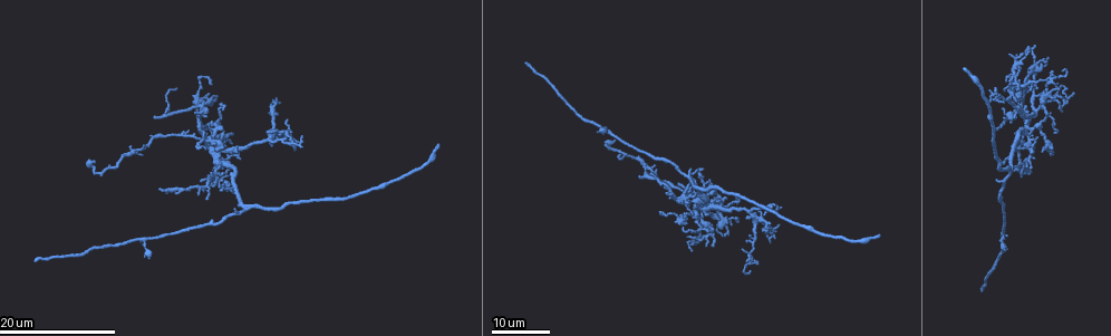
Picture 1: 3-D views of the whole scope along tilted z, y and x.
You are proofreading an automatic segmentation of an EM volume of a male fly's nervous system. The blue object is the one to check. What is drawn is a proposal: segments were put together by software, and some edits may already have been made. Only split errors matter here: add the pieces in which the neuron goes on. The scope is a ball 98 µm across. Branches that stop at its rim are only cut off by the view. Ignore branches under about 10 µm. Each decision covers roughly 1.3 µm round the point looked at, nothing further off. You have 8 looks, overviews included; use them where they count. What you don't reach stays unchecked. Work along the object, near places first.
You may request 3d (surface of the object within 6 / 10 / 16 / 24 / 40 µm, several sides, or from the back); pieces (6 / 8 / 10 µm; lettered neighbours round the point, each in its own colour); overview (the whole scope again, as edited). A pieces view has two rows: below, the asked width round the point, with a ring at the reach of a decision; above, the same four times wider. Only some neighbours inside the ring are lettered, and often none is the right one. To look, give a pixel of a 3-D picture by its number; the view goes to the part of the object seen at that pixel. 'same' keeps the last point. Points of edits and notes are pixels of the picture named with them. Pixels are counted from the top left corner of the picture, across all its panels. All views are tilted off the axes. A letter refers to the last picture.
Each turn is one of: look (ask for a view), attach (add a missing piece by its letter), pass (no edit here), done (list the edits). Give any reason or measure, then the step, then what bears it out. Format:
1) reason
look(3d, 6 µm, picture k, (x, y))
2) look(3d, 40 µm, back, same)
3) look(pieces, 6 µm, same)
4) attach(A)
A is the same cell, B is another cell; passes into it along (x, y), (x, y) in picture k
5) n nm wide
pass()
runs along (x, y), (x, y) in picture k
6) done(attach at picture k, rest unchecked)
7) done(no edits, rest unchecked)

branch stops here
look(3d, 16 µm, picture 1, (702, 169))

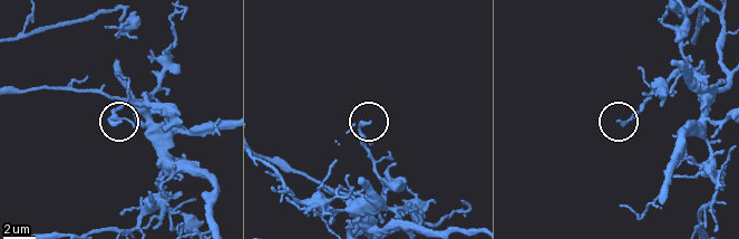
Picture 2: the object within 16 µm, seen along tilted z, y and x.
look(pieces, 8 µm, picture 2, (369, 121))

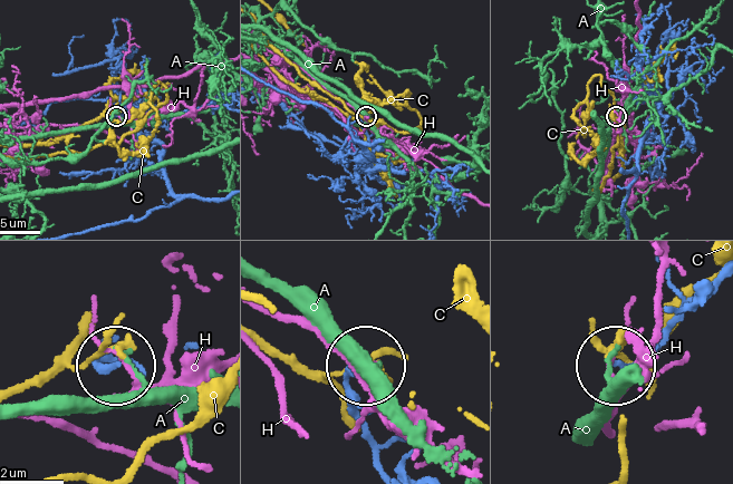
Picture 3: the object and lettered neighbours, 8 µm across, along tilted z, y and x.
pass()
A, C and H are other cells; none of them fits

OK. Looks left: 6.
free end
look(3d, 24 µm, picture 1, (155, 119))

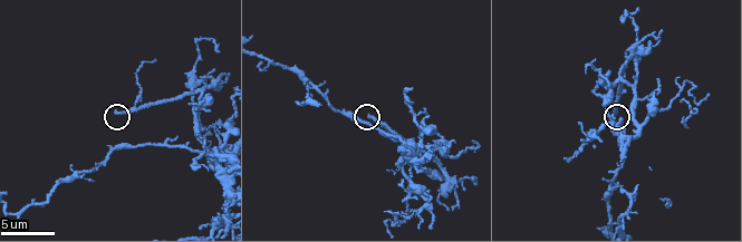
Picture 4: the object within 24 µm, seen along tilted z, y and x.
see the neighbours
look(pieces, 8 µm, picture 4, (617, 115))

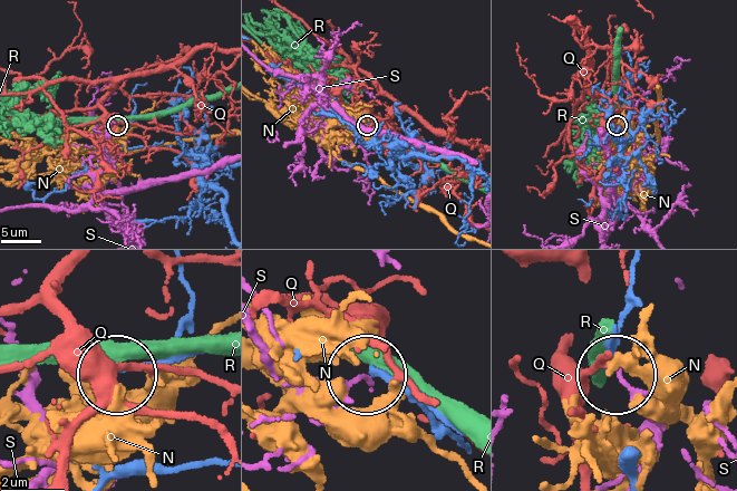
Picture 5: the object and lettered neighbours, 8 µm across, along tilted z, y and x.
190 nm wide
pass()
N, Q, R and S are other cells; none of them fits

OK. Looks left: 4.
an open end
look(3d, 16 µm, picture 1, (1003, 249))

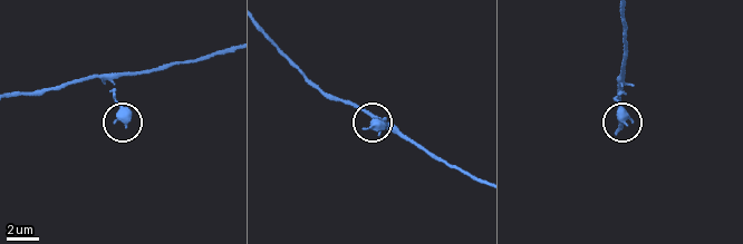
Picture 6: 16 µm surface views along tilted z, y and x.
look(pieces, 6 µm, picture 6, (125, 127))

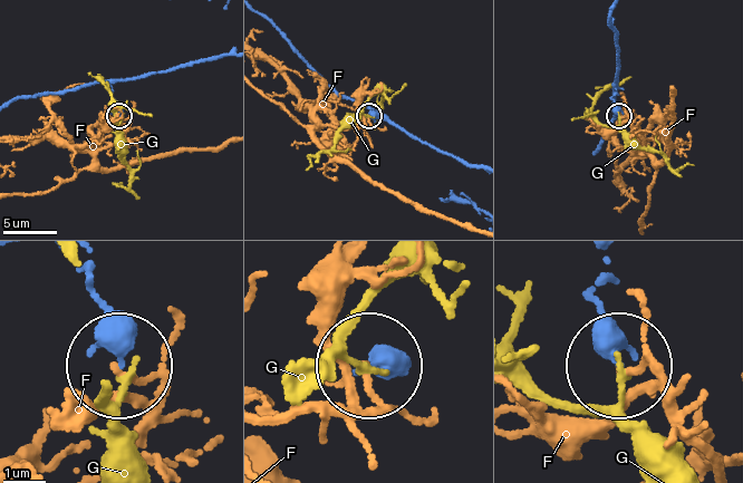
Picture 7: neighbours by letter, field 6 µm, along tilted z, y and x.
310 nm wide
pass()
F and G are other cells; no lettered piece goes on from it

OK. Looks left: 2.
branch stops here
look(3d, 6 µm, picture 4, (431, 128))

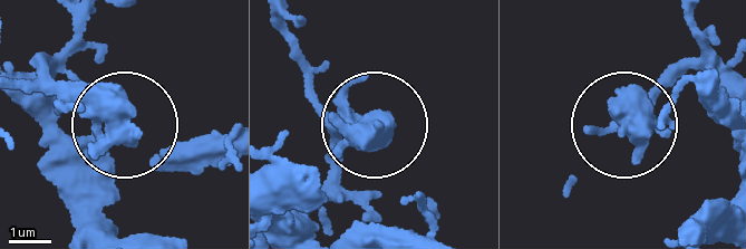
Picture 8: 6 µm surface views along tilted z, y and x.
what lies round it
look(pieces, 10 µm, picture 8, (624, 128))

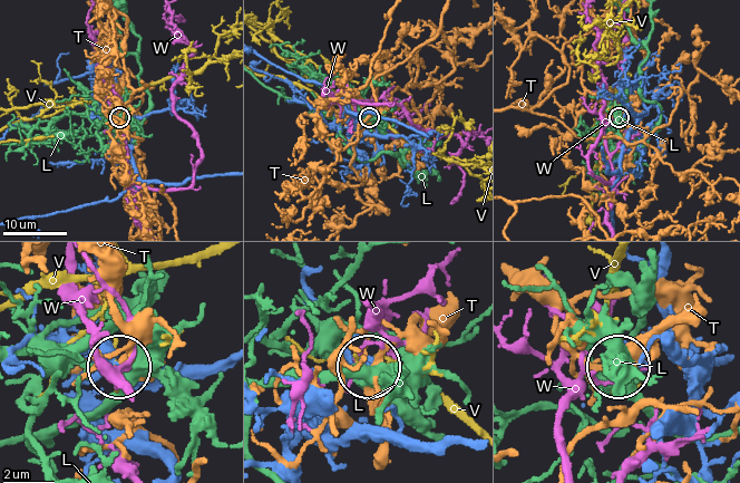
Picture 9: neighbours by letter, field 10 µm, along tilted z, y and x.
pass()
L, T, V and W are other cells; none of them fits

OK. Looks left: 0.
done(no edits, rest unchecked)

